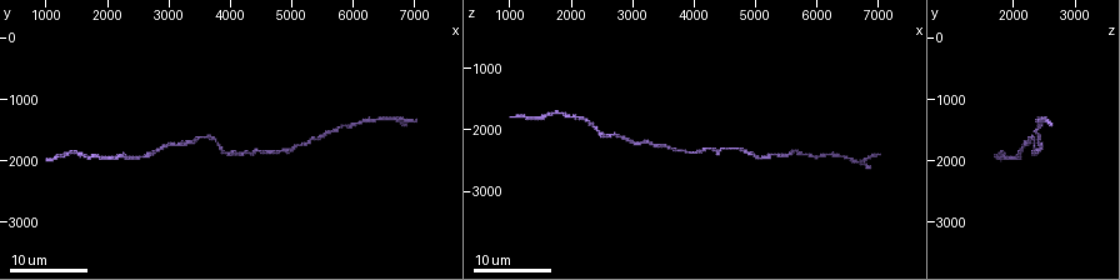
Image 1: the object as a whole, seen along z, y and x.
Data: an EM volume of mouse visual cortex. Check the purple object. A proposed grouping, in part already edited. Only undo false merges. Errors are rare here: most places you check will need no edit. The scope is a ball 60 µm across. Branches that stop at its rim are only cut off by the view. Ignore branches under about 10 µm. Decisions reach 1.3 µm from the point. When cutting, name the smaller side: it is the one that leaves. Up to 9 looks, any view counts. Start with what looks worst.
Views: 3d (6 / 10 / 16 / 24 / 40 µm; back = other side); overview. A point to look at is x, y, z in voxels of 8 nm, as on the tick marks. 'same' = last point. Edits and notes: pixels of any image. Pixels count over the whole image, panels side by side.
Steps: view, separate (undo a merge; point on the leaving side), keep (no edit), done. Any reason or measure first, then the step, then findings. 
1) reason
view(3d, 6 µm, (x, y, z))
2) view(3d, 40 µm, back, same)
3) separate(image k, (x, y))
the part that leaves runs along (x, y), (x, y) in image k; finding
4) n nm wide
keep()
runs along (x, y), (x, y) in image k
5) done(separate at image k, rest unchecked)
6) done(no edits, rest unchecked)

sudden change in width
view(3d, 16 µm, (2650, 1900, 2050))

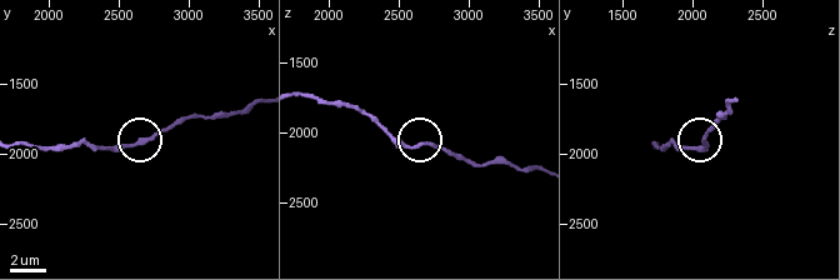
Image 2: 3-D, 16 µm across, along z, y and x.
view(3d, 6 µm, (2640, 1940, 2100))

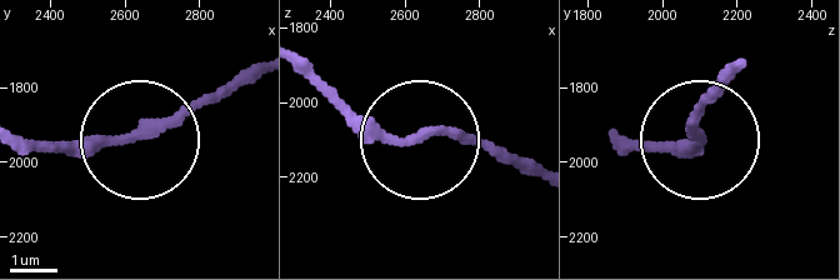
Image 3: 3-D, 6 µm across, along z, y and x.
230 nm wide
keep()
runs along (250, 76), (130, 139), (23, 139) in image 3; continuous, no second neuron

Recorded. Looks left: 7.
thin neck
view(3d, 16 µm, (5300, 1650, 2400))

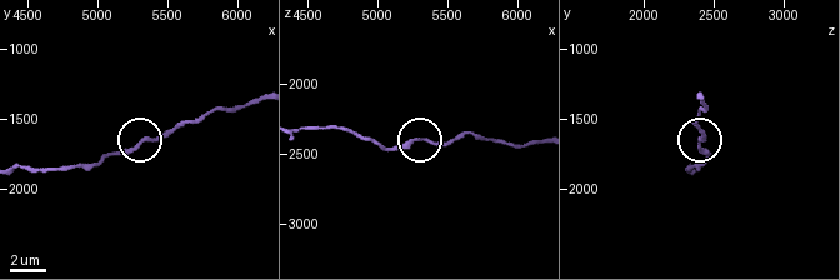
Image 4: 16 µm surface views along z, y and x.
view(3d, 10 µm, (5280, 1680, 2420))

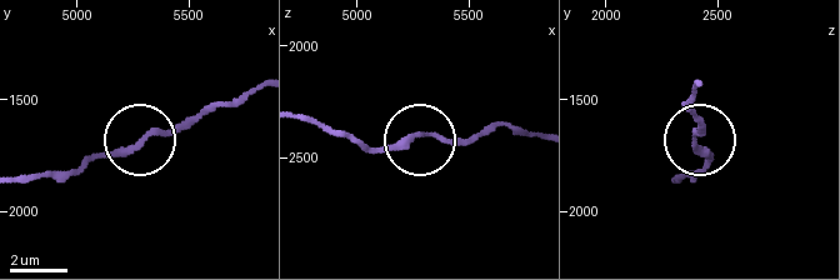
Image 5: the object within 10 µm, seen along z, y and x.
keep()
all the same neuron

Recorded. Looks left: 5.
view(3d, 24 µm, (4000, 1900, 2350))

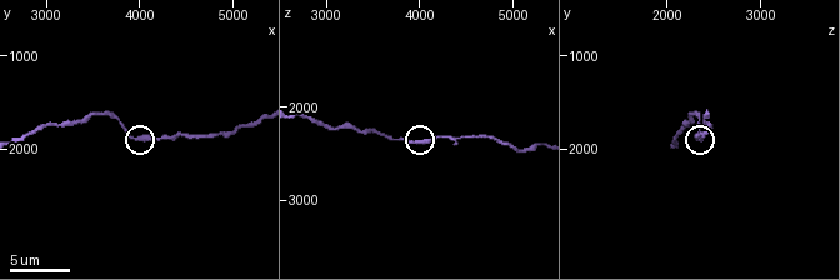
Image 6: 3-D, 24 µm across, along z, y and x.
view(3d, 6 µm, (4000, 1850, 2400))

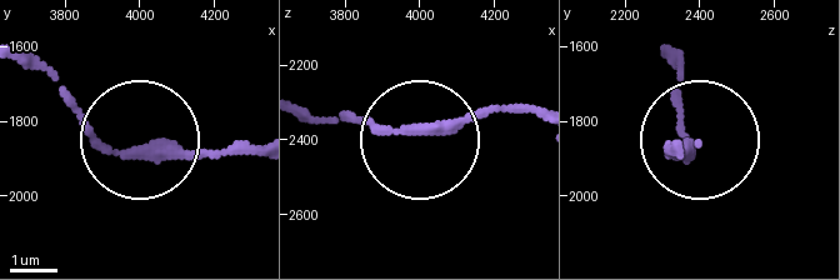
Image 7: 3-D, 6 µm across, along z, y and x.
keep()
runs along (420, 129), (313, 118) in image 7; one neuron here

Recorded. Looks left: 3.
thin neck
view(3d, 10 µm, (3100, 1750, 2200))

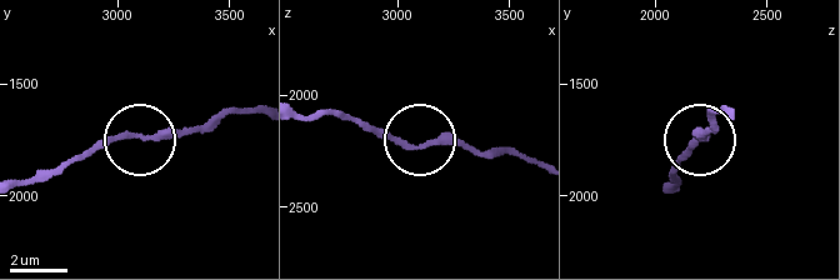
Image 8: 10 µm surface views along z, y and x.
240 nm wide
keep()
all the same neuron

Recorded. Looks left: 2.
done(no edits, rest unchecked)

